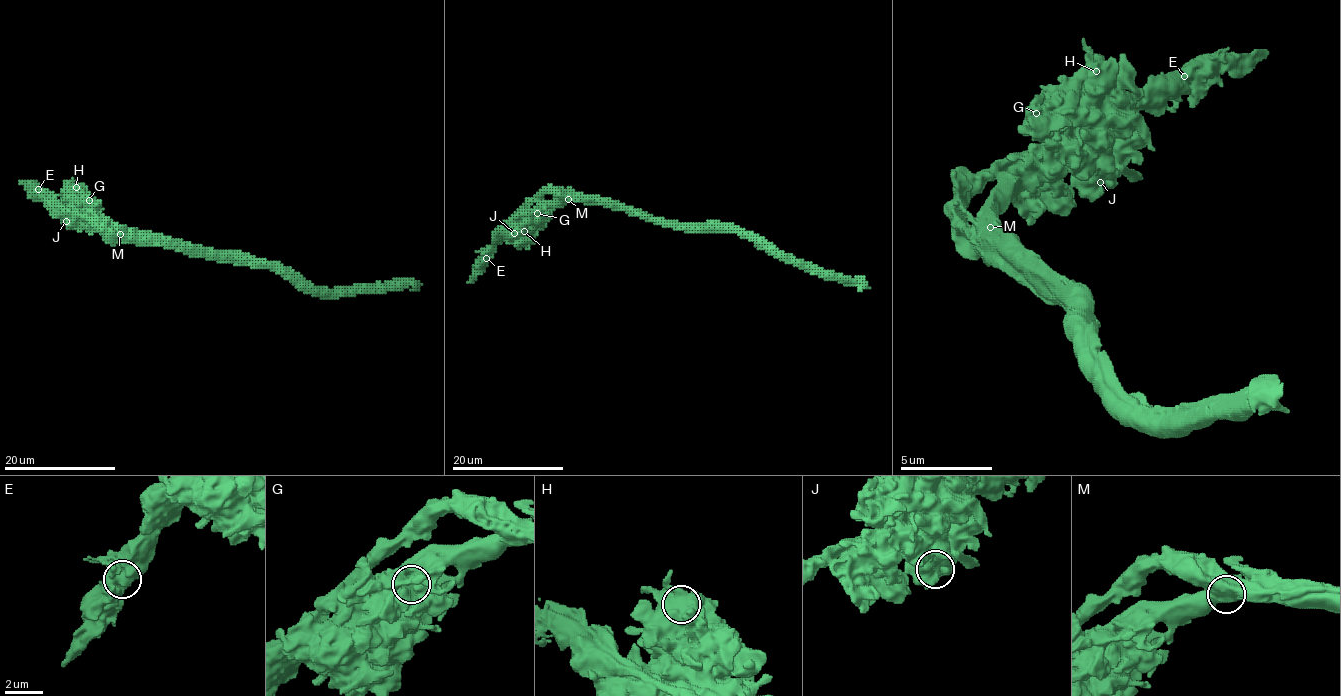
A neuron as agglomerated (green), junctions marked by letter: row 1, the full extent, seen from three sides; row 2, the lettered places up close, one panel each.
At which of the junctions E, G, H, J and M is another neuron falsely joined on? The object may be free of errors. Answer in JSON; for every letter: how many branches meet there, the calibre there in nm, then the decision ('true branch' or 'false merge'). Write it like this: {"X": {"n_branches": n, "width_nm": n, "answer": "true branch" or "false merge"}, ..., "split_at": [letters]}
{"E": {"n_branches": 2, "width_nm": 950, "answer": "true branch"}, "G": {"n_branches": 2, "width_nm": 850, "answer": "true branch"}, "H": {"n_branches": 2, "width_nm": 900, "answer": "true branch"}, "J": {"n_branches": 2, "width_nm": 900, "answer": "true branch"}, "M": {"n_branches": 2, "width_nm": 950, "answer": "false merge"}, "split_at": ["M"]}

